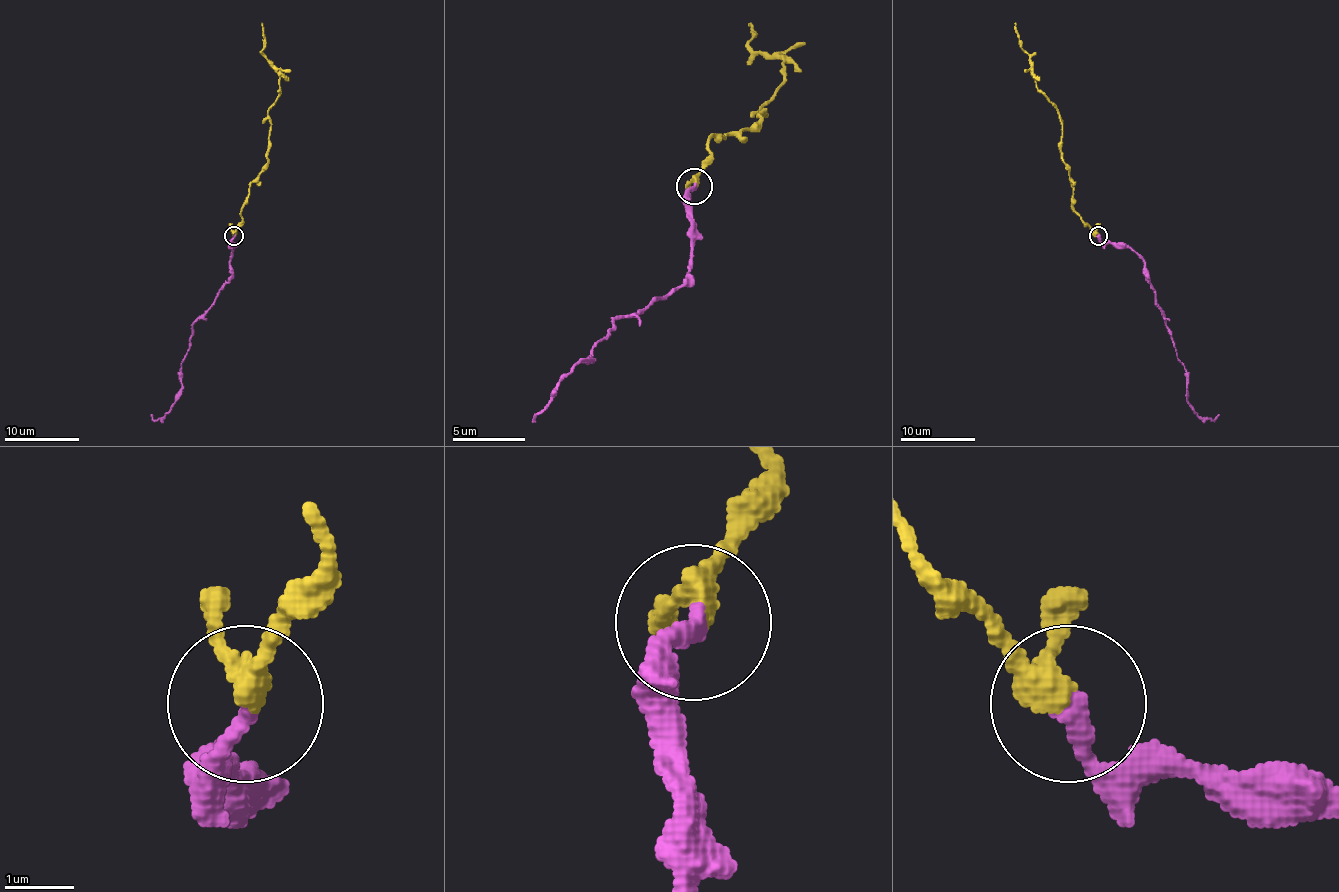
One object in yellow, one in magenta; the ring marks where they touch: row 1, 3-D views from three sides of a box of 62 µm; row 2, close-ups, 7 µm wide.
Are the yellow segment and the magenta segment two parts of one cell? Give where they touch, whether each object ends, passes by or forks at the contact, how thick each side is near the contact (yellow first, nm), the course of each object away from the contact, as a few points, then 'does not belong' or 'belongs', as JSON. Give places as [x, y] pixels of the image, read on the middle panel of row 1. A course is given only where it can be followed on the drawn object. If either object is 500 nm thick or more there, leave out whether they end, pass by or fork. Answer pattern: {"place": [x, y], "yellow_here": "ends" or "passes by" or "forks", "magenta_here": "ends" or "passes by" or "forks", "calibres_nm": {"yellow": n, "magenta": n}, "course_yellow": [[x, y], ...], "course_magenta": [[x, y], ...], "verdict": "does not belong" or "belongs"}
{"place": [694, 186], "yellow_here": "passes by", "magenta_here": "ends", "calibres_nm": {"yellow": 280, "magenta": 280}, "course_yellow": [[695, 187], [713, 136], [768, 114], [760, 107], [782, 82], [782, 63], [749, 45], [749, 23]], "course_magenta": [[695, 187], [688, 282], [615, 318], [593, 358], [557, 387], [531, 423]], "verdict": "belongs"}

